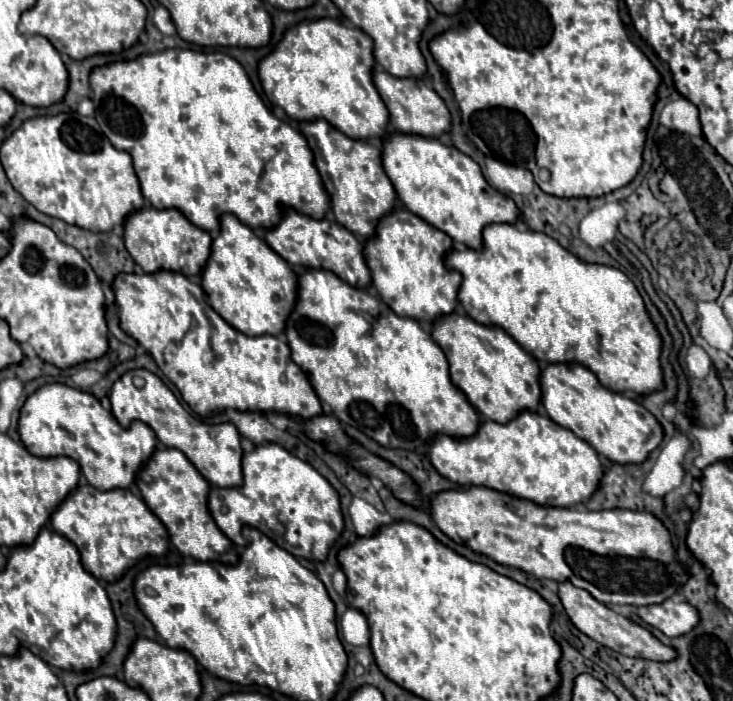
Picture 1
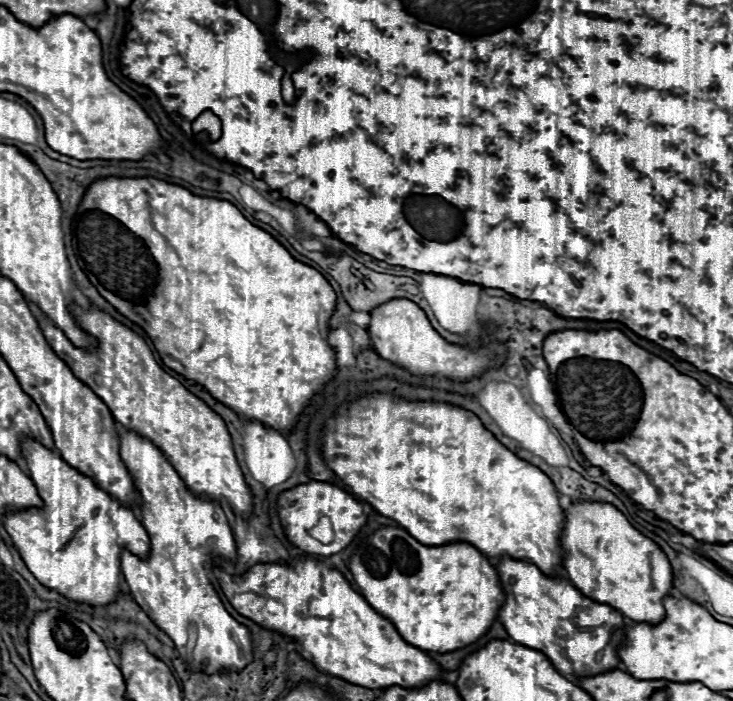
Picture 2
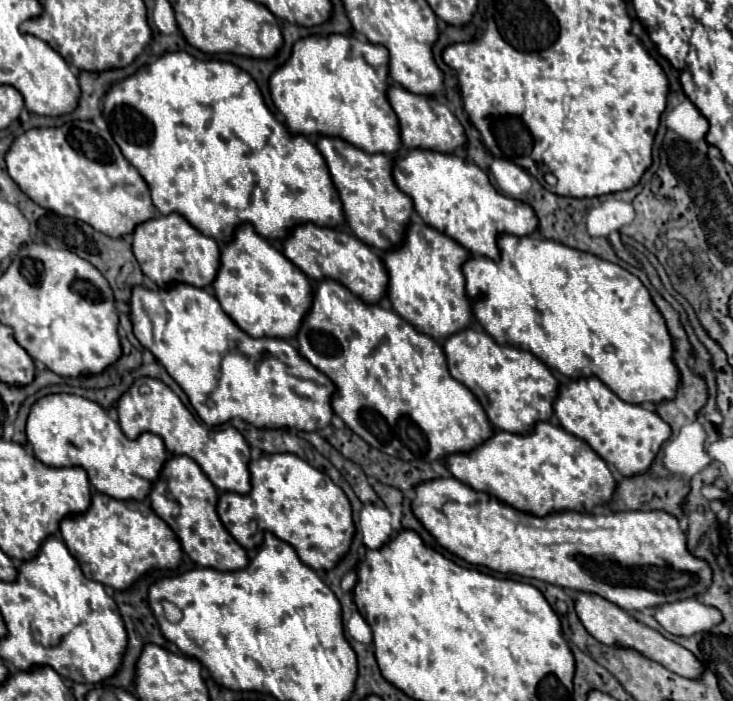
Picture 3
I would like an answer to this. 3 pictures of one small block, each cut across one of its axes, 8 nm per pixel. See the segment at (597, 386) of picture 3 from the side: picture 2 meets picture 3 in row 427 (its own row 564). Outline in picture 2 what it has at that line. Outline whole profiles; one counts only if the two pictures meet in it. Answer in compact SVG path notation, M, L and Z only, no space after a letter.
M572 500L570 508L564 510L564 528L560 536L560 544L564 550L562 566L568 572L570 582L588 598L608 604L614 610L622 612L626 618L634 622L648 622L658 624L664 618L664 606L662 598L670 594L672 586L672 568L666 558L666 554L646 536L642 536L624 514L620 514L612 504L602 502L584 502L584 500Z

